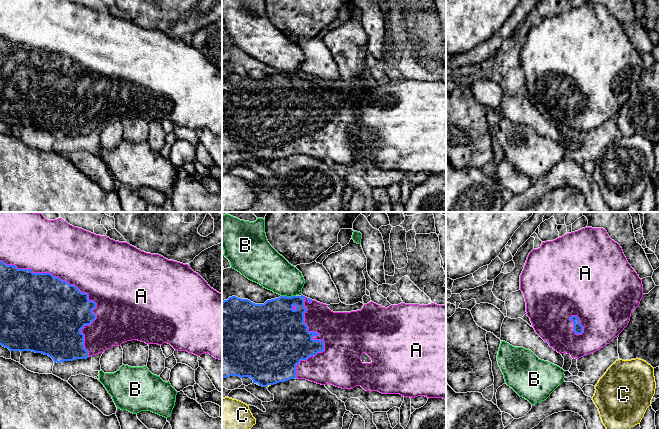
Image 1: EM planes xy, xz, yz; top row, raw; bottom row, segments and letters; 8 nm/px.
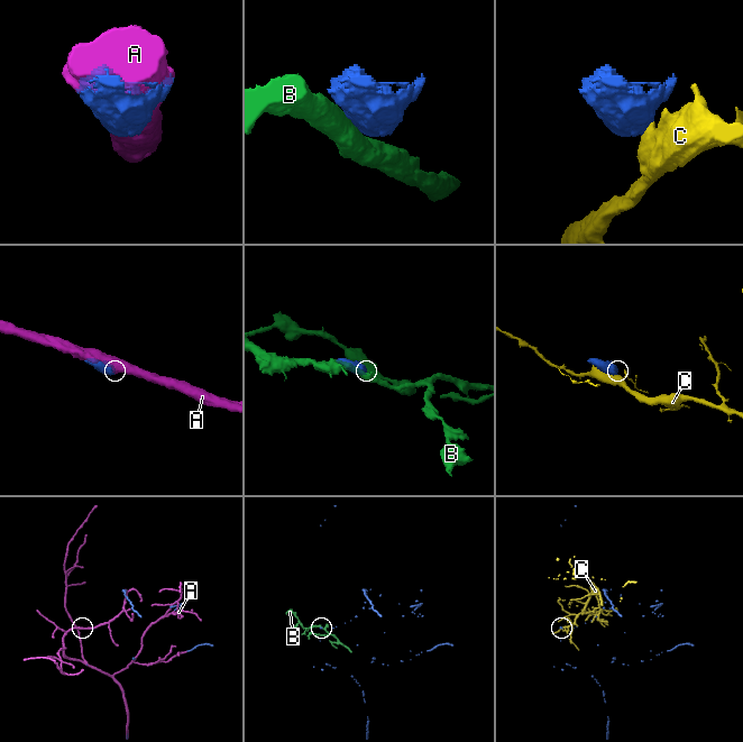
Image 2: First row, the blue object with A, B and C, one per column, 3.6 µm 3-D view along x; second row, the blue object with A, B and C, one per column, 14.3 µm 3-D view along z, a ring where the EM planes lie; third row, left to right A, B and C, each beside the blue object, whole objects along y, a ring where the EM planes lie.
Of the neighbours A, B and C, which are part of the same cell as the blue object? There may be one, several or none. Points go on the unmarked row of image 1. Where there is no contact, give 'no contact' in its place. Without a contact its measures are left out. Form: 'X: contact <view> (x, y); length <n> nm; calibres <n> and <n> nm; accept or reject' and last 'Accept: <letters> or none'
A: contact xy (76, 63); length 1050 nm; calibres 480 and 480 nm; accept
B: contact xz (288, 73); length 120 nm; calibres 380 and 280 nm; reject
C: contact xz (268, 160); length 40 nm; calibres 480 and 20 nm; reject
Accept: A

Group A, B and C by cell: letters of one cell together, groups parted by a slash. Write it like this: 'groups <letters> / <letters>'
groups A / B / C

